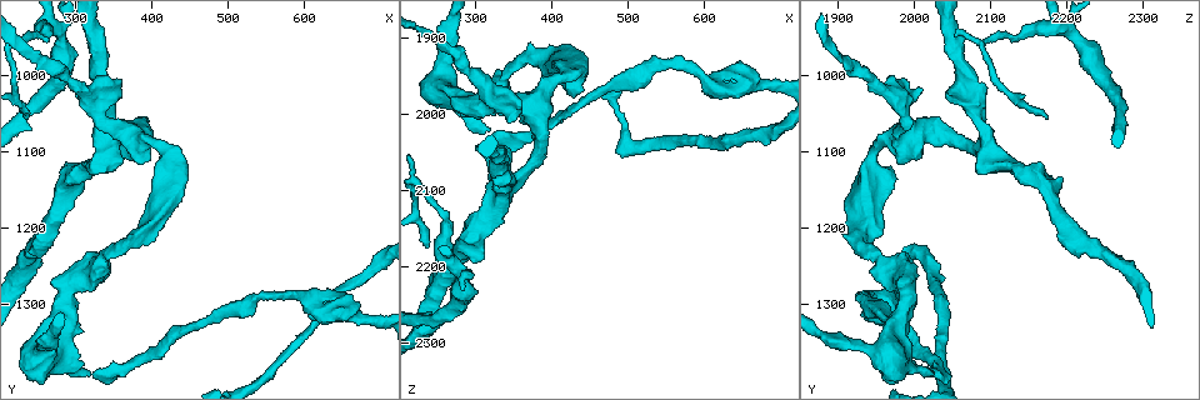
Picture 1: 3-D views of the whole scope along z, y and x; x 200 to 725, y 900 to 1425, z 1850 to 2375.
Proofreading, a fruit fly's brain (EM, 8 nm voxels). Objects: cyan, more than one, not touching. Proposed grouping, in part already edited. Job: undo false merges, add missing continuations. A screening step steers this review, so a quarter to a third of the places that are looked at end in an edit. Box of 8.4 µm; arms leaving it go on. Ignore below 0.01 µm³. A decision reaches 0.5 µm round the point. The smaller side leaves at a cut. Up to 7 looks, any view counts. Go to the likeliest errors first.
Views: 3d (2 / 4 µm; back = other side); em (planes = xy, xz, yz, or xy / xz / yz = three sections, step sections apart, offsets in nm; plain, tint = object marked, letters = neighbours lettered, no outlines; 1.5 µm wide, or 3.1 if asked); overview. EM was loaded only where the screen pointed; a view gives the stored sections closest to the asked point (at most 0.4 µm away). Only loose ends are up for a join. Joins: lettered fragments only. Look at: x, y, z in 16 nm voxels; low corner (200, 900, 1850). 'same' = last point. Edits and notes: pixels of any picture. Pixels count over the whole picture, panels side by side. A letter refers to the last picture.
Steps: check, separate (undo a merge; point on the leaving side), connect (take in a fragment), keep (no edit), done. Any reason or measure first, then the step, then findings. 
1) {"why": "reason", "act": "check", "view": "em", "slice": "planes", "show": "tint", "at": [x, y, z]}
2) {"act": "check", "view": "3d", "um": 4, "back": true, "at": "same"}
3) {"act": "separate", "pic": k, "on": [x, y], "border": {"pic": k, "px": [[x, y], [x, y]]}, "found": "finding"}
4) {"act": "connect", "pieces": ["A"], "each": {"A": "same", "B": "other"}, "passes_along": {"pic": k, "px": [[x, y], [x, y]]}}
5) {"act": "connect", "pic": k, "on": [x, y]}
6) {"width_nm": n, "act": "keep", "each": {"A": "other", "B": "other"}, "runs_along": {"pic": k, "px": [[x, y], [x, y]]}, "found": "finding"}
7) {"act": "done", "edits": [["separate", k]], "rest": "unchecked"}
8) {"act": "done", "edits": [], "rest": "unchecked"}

{"why": "abrupt turn", "act": "check", "view": "3d", "um": 4, "back": true, "at": [330, 1030, 2080]}

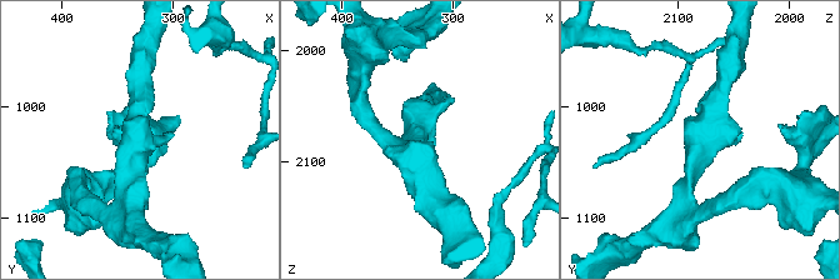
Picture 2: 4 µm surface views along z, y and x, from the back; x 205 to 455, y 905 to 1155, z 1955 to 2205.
{"act": "check", "view": "em", "slice": "planes", "show": "letters", "at": [334, 1032, 2082]}

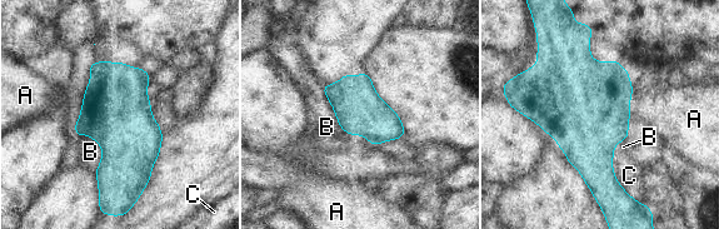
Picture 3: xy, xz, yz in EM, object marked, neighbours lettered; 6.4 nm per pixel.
{"width_nm": 440, "act": "keep", "each": {"A": "other", "B": "other", "C": "other"}, "border": {"pic": 3, "px": [[634, 88], [630, 95], [629, 122]]}, "found": "all the same neuron"}

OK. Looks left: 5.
{"why": "sharp bend", "act": "check", "view": "3d", "um": 2, "at": [260, 950, 2130]}

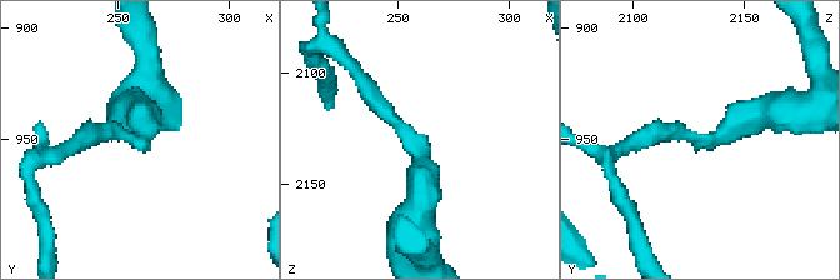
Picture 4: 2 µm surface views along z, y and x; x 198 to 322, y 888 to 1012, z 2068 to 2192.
{"act": "check", "view": "em", "slice": "xz", "step": 8, "show": "letters", "at": [255, 948, 2128]}

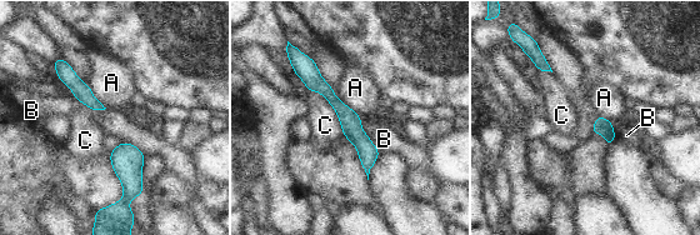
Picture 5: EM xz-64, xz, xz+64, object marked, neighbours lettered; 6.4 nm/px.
{"width_nm": 70, "act": "keep", "each": {"A": "other", "B": "other", "C": "other"}, "border": {"pic": 5, "px": [[359, 116], [363, 131], [379, 151]]}, "found": "continuous, no second neuron"}

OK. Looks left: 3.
{"why": "branch point", "act": "check", "view": "3d", "um": 2, "at": [600, 1290, 1955]}

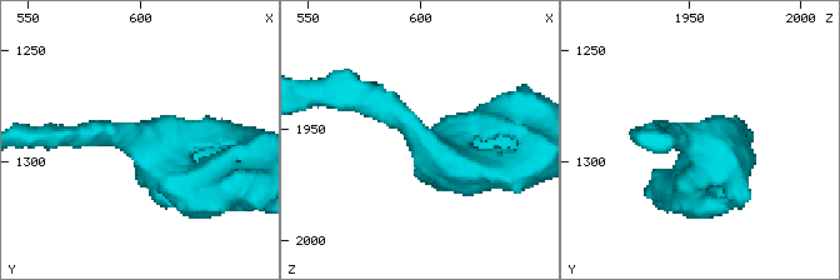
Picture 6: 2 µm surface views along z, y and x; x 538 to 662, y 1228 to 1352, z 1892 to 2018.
{"arms": 3, "act": "check", "view": "em", "slice": "planes", "show": "tint", "at": [600, 1292, 1953]}

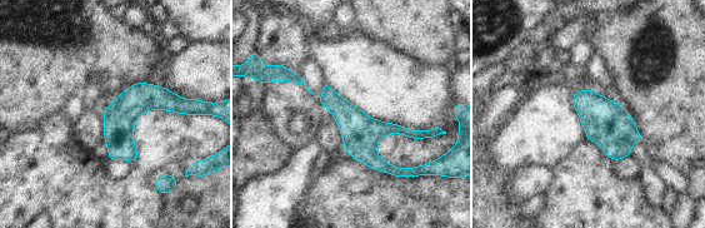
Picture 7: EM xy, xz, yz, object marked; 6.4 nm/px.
{"act": "check", "view": "em", "slice": "planes", "show": "letters", "at": "same"}

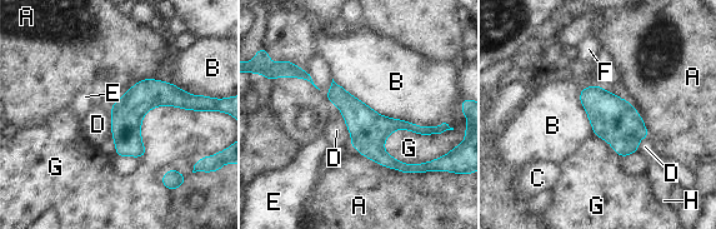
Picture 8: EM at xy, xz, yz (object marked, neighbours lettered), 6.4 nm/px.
{"width_nm": 240, "act": "keep", "each": {"A": "other", "B": "other", "C": "other", "D": "other", "E": "other", "F": "other", "G": "other", "H": "other"}, "border": {"pic": 8, "px": [[333, 78], [377, 113], [445, 123]]}, "found": "all the same neuron"}

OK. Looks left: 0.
{"act": "done", "edits": [], "rest": "unchecked"}

